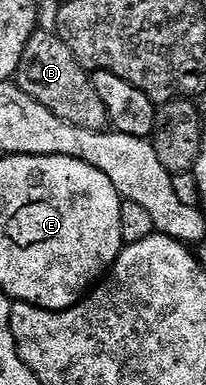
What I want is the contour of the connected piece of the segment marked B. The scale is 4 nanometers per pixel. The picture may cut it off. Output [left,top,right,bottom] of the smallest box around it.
[16,32,107,131]

